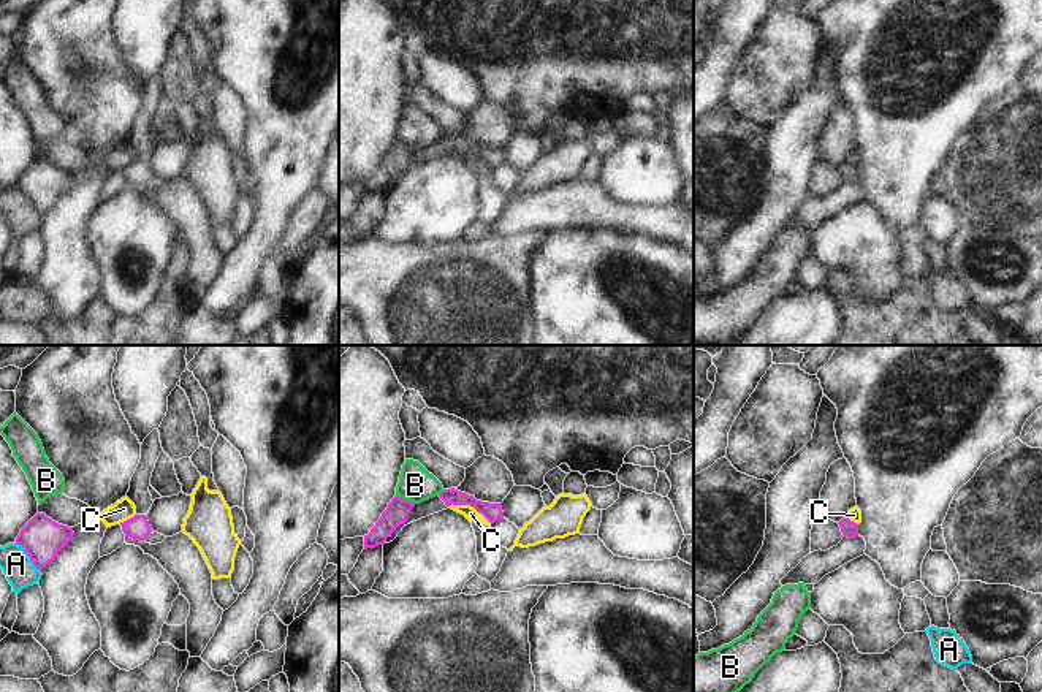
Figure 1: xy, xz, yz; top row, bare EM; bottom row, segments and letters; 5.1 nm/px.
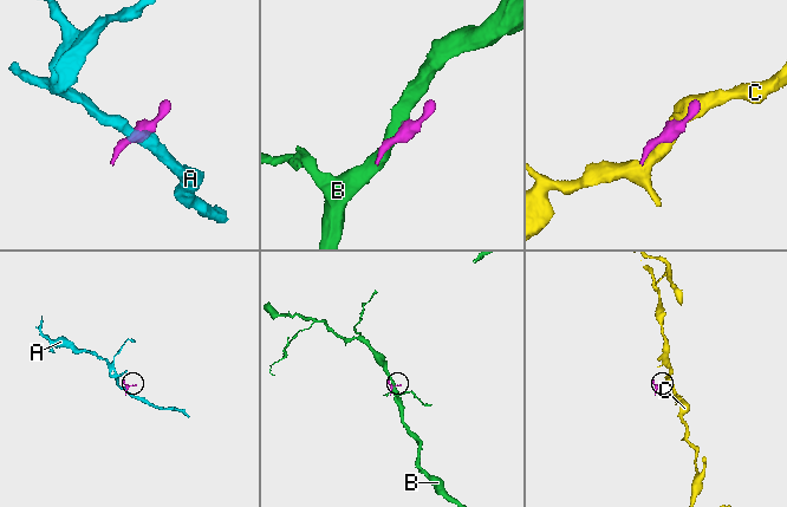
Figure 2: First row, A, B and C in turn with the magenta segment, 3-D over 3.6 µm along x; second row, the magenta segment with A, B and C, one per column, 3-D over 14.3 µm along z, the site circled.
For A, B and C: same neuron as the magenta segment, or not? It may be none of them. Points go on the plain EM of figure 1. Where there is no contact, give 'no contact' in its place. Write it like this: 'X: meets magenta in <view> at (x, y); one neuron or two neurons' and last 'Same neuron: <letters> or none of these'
A: meets magenta in xy at (29, 200); two neurons
B: meets magenta in xz at (406, 146); two neurons
C: meets magenta in xz at (471, 151); two neurons
Same neuron: none of these

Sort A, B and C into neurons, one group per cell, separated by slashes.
A / B / C

